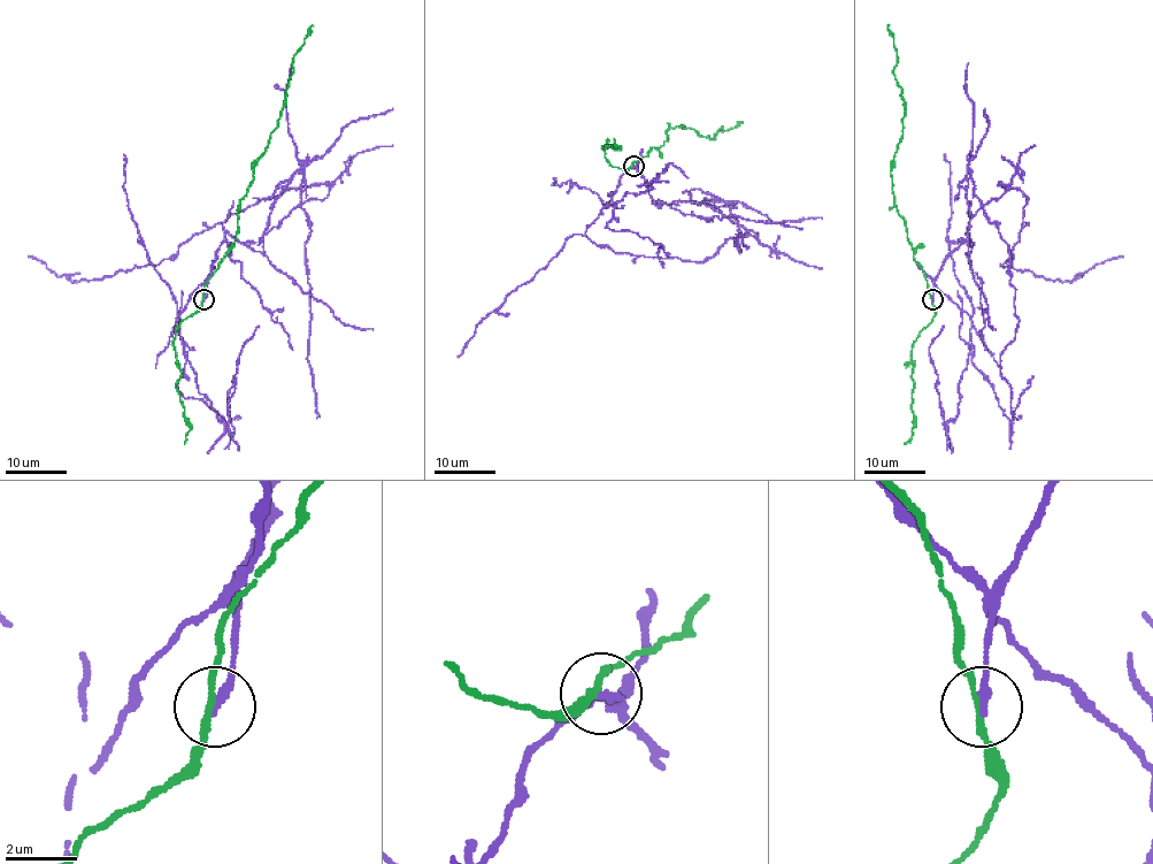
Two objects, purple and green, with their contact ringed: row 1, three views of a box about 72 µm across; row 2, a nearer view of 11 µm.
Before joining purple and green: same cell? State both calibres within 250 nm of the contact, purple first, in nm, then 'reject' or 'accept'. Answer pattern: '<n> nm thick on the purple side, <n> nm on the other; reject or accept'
240 nm thick on the purple side, 170 nm on the other; reject

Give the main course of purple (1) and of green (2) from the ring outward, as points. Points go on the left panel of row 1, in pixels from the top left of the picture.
1: (204, 299), (224, 235), (262, 252), (263, 236), (330, 188), (287, 188), (113, 275), (71, 282), (28, 255)
2: (204, 298), (204, 284), (235, 245), (253, 162), (277, 127), (292, 58), (312, 24)

